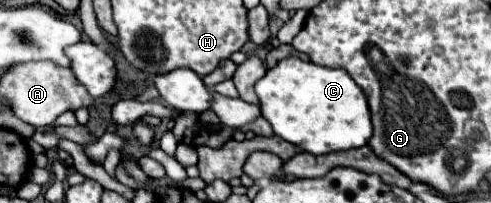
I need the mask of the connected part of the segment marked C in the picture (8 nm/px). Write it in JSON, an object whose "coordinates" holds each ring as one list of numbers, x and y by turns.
{"coordinates":[[289,56,287,60,281,60,277,66,267,70,267,74,255,84,255,92,261,104,261,114,271,124,273,132,279,138,295,144,299,150,311,154,327,154,365,146,371,138,371,116,365,94,343,68,333,70,327,66,305,62,297,56]]}

